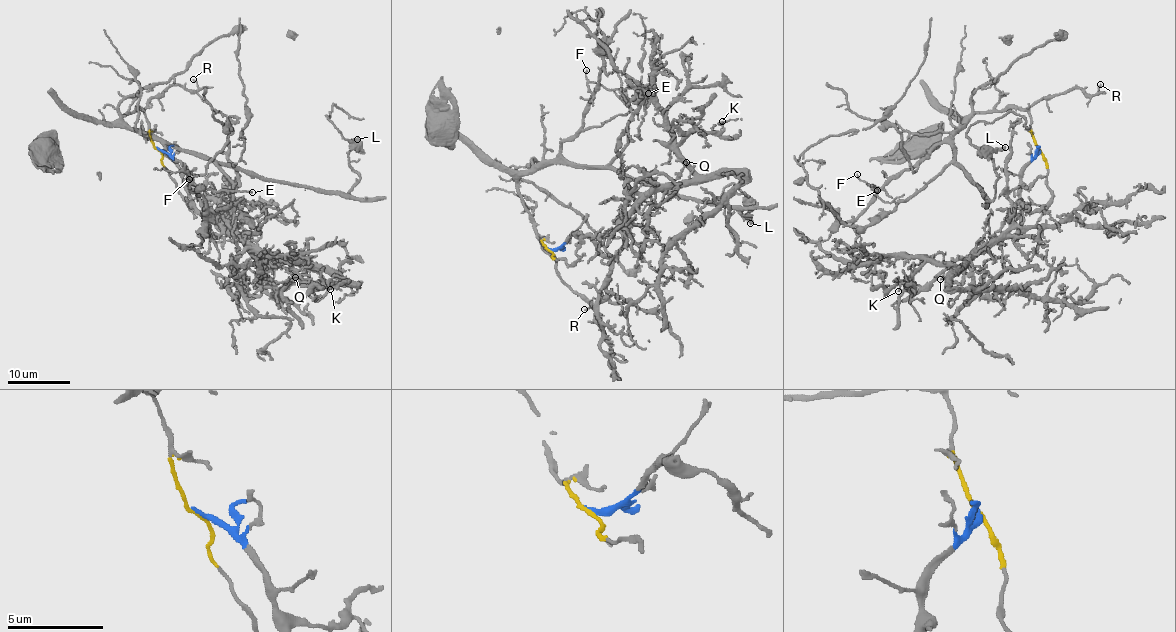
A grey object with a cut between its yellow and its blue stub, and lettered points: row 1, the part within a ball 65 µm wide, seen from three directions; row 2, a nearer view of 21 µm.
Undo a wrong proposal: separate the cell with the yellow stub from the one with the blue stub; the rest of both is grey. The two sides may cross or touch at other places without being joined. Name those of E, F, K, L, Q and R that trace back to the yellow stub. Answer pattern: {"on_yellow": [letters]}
{"on_yellow": ["E", "F", "L", "R"]}

